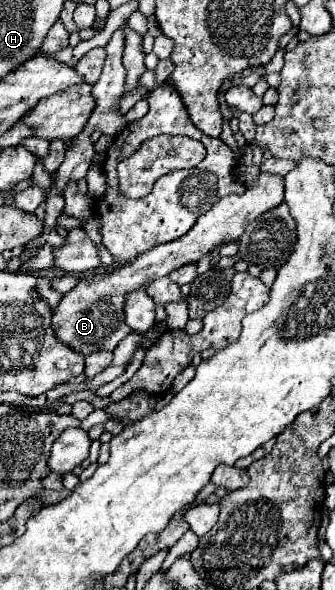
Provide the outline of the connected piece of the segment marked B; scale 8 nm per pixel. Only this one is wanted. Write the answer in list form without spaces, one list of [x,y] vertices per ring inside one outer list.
[[[261,172],[261,178],[257,178],[257,184],[253,188],[247,188],[247,192],[241,196],[231,194],[231,196],[221,198],[179,240],[173,240],[169,244],[159,244],[139,254],[133,262],[109,270],[109,274],[103,278],[95,278],[95,276],[91,276],[89,280],[81,278],[71,292],[63,294],[59,306],[53,310],[51,324],[53,324],[55,336],[63,344],[67,344],[71,350],[83,356],[99,352],[99,350],[115,350],[115,346],[127,334],[131,334],[131,328],[125,324],[125,294],[127,292],[147,288],[153,280],[167,276],[169,272],[185,264],[199,262],[207,252],[215,250],[219,244],[241,238],[249,222],[253,222],[257,216],[271,210],[273,206],[279,206],[281,202],[283,202],[283,178]]]

